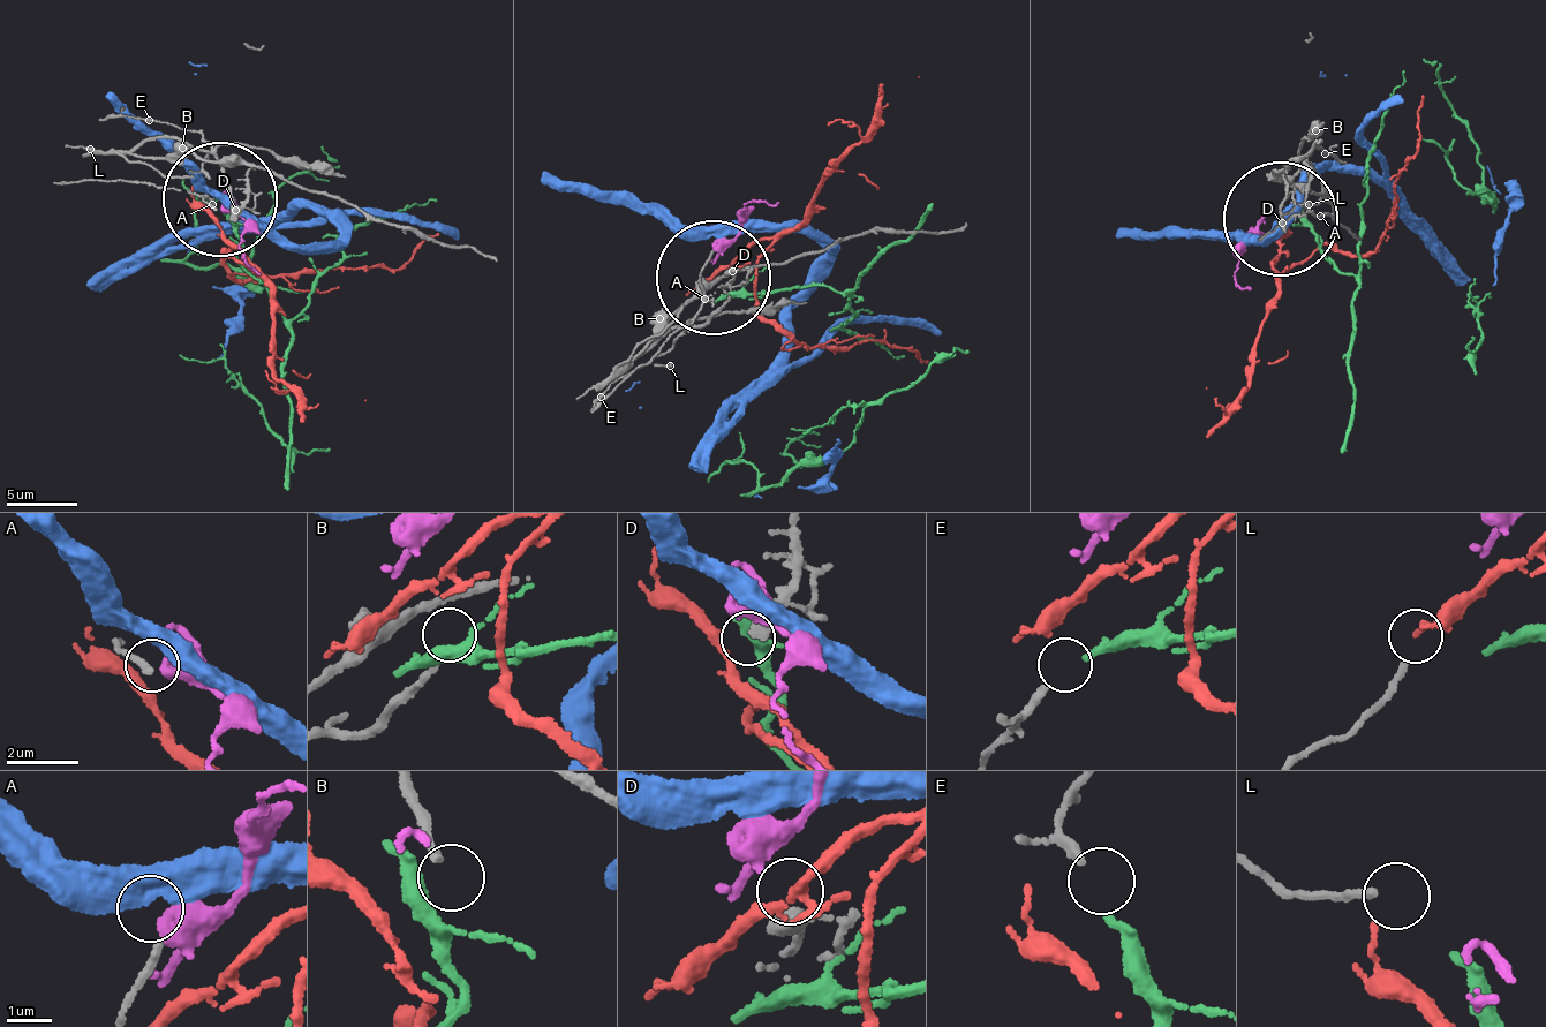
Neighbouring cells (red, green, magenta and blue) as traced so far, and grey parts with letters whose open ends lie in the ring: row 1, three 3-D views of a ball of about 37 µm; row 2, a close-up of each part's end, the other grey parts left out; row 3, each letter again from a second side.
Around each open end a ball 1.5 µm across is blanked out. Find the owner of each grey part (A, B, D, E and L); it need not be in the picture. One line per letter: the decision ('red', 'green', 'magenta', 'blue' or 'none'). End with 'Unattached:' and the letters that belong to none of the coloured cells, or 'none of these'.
A: none
B: none
D: red
E: green
L: none
Unattached: A, B, L

